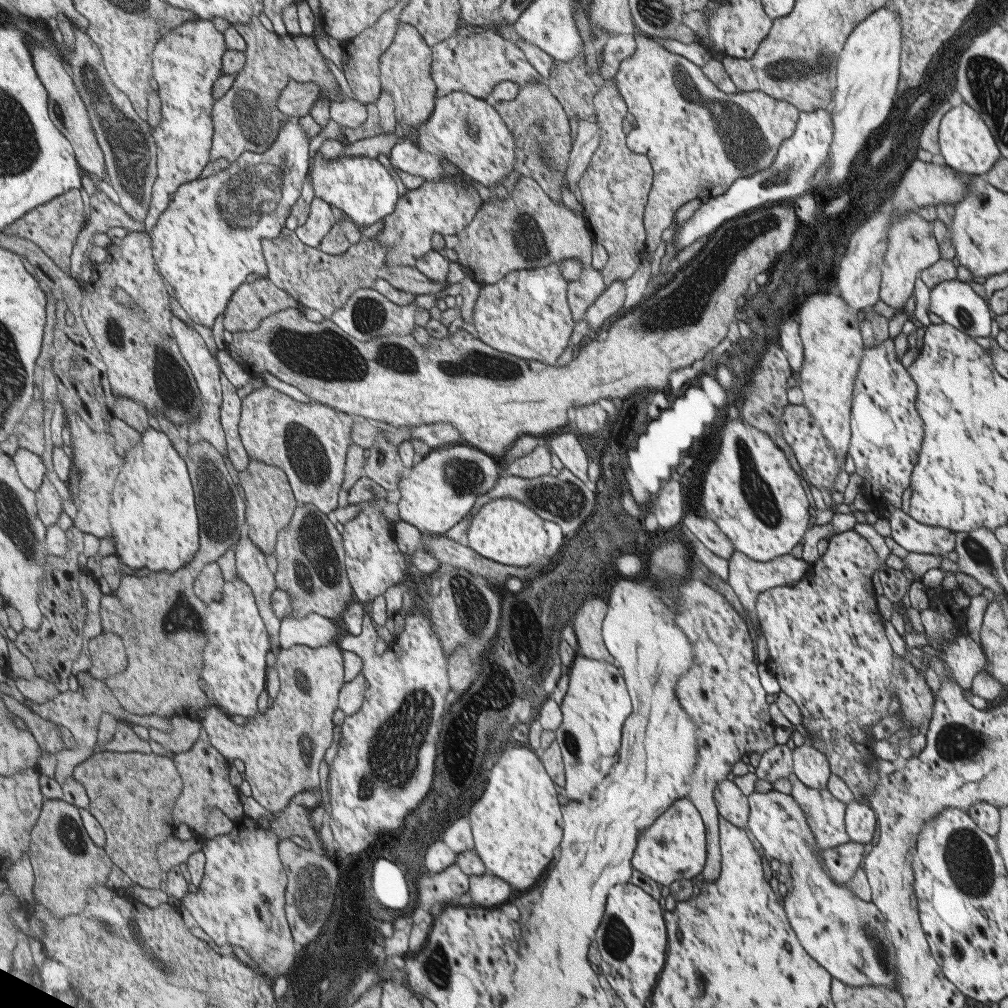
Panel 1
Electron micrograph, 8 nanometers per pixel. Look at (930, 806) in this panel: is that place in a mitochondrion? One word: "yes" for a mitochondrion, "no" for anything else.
no

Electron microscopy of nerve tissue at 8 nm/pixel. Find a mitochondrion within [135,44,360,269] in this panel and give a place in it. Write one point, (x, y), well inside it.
(254, 191)

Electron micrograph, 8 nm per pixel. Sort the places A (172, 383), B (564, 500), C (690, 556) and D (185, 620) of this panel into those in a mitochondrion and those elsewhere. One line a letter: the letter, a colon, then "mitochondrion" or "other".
A: mitochondrion
B: mitochondrion
C: other
D: mitochondrion

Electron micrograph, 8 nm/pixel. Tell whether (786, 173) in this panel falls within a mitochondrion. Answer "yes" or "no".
yes

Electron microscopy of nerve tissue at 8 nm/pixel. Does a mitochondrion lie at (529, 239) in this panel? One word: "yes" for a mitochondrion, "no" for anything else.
yes

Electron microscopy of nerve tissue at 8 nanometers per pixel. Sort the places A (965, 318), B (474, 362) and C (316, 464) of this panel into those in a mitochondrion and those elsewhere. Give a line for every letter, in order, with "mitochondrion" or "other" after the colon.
A: mitochondrion
B: mitochondrion
C: mitochondrion

